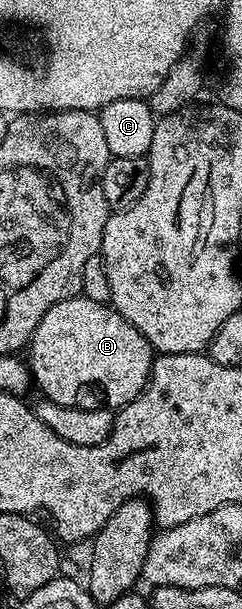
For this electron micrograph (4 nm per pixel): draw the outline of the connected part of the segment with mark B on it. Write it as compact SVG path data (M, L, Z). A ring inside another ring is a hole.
M84 294L73 296L59 302L43 314L39 326L33 331L33 339L27 345L27 363L31 369L32 379L41 387L40 395L59 407L92 408L93 392L100 403L112 410L120 410L130 404L140 392L145 391L149 383L149 372L153 368L155 349L149 345L147 338L127 322L109 304L91 302Z

